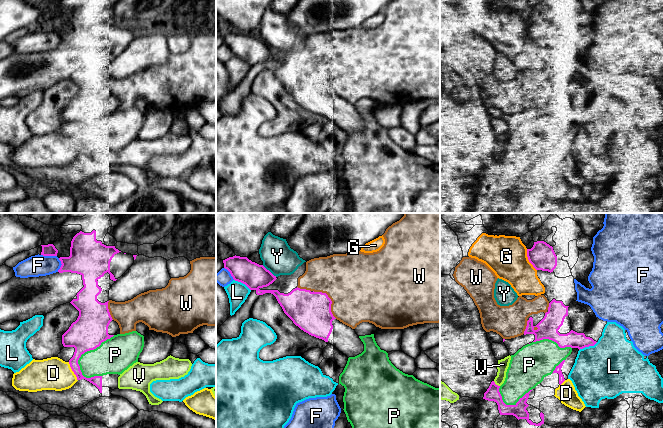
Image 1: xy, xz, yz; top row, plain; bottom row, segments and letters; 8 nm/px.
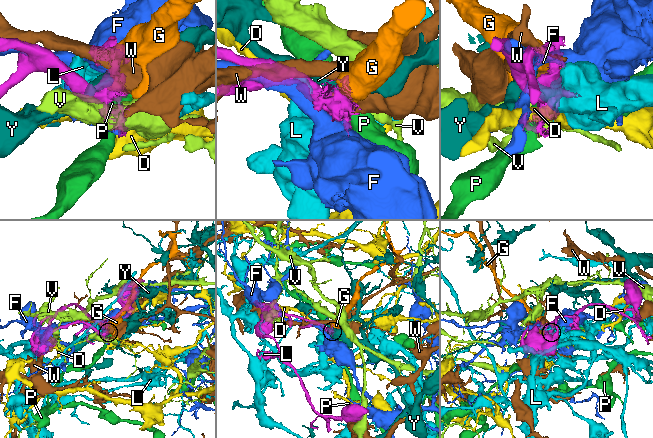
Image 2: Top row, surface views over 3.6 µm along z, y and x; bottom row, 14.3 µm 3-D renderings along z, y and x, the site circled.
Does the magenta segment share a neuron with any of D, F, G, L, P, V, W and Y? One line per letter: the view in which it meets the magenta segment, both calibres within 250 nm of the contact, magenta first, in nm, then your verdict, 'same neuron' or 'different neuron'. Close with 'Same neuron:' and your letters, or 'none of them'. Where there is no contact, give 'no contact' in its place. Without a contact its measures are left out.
D: contact in xy; calibres 170 and 260 nm; different neuron
F: contact in xy; calibres 100 and 170 nm; different neuron
G: contact in yz; calibres 200 and 320 nm; different neuron
L: contact in yz; calibres 130 and 460 nm; different neuron
P: contact in xy; calibres 280 and 280 nm; different neuron
V: contact in yz; calibres 110 and 90 nm; different neuron
W: contact in xz; calibres 320 and 480 nm; different neuron
Y: contact in xz; calibres 200 and 260 nm; different neuron
Same neuron: none of them

